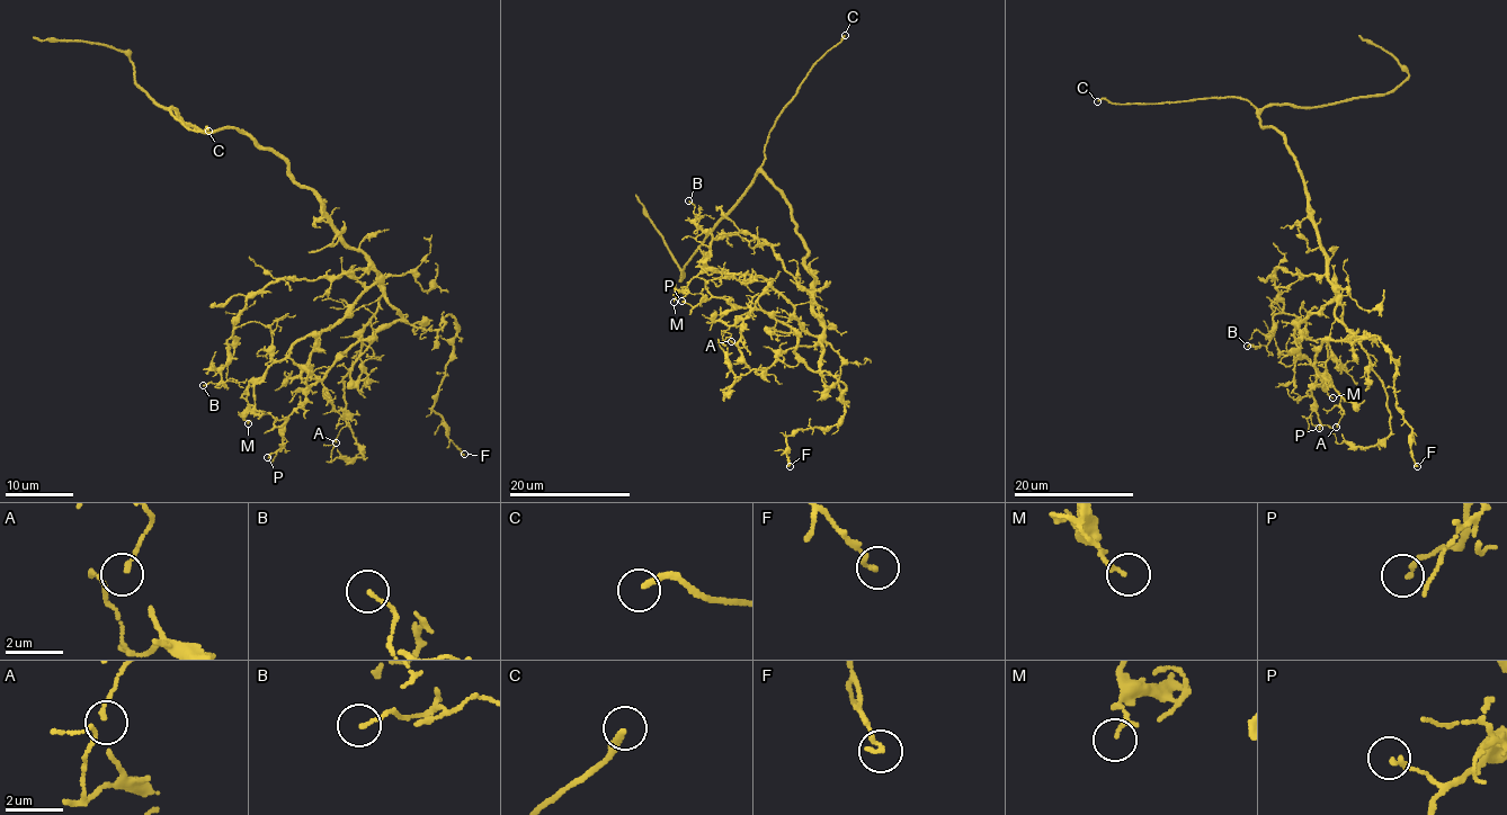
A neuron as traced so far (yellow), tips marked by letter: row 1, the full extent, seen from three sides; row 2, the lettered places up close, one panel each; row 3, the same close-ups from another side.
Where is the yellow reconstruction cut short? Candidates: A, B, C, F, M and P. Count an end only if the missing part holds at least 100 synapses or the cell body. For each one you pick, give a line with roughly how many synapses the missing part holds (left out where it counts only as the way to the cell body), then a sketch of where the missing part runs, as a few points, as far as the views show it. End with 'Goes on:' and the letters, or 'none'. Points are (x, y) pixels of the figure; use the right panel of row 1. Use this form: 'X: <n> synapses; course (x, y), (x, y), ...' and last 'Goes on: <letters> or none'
C: course (1097, 101), (1035, 108), (1016, 105)
Goes on: C

